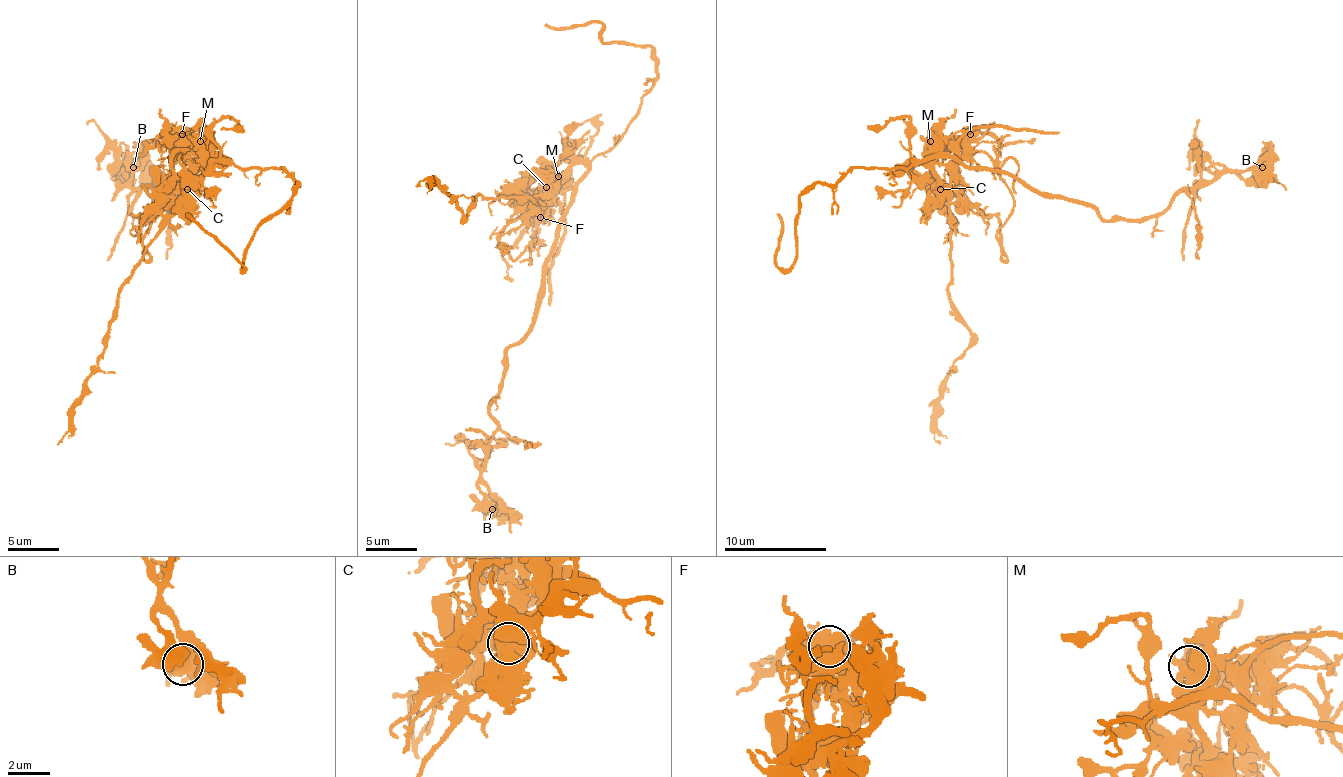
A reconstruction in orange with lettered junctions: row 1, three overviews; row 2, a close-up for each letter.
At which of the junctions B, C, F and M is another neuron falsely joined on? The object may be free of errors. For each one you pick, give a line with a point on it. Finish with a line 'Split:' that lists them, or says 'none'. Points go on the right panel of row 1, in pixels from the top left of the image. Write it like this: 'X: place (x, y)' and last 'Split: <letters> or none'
C: place (940, 189)
Split: C

